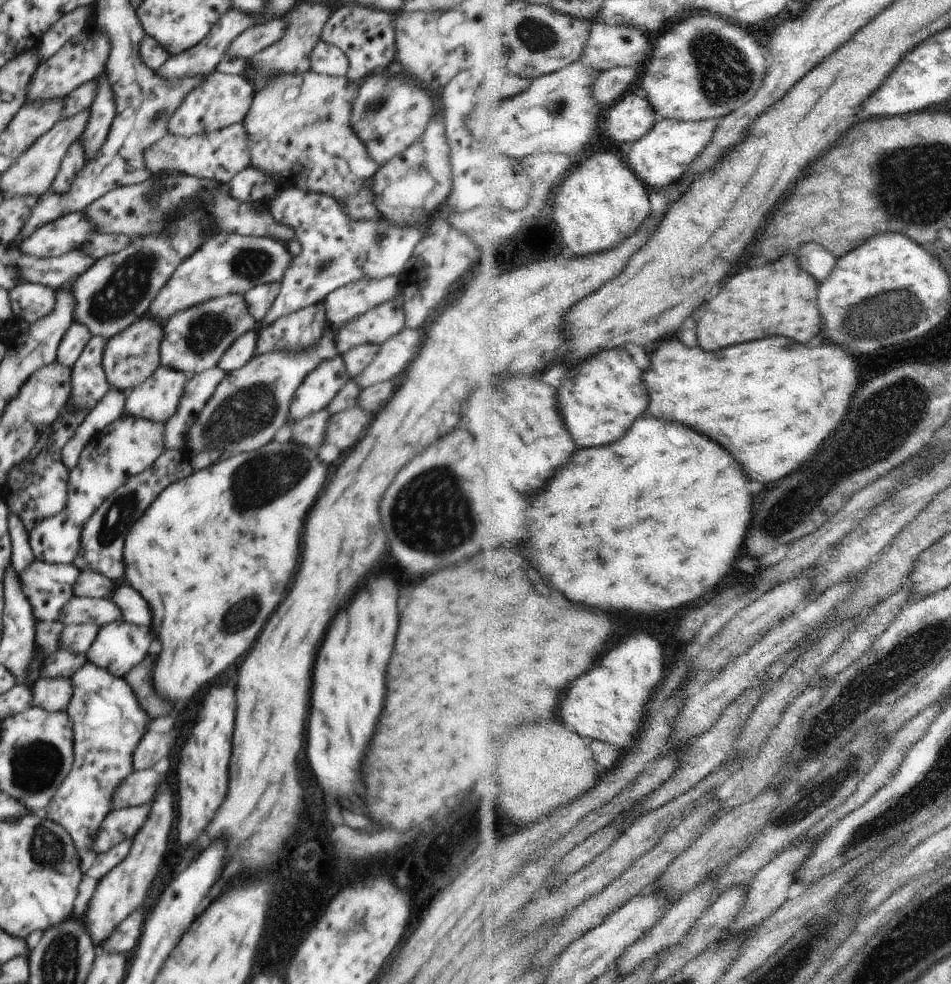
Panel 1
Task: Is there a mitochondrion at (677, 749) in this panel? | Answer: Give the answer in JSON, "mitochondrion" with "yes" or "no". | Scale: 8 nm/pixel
{"mitochondrion":"no"}

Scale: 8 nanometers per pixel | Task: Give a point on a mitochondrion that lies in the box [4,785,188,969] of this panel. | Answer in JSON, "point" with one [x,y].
{"point":[48,850]}

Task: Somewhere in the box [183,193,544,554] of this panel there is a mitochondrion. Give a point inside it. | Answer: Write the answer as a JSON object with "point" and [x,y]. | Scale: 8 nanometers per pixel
{"point":[246,412]}

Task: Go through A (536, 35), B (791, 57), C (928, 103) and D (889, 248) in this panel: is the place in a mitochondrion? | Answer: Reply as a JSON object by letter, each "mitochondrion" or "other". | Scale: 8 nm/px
{"A":"mitochondrion","B":"other","C":"other","D":"other"}

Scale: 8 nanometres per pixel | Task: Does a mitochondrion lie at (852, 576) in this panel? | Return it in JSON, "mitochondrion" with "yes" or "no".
{"mitochondrion":"no"}

